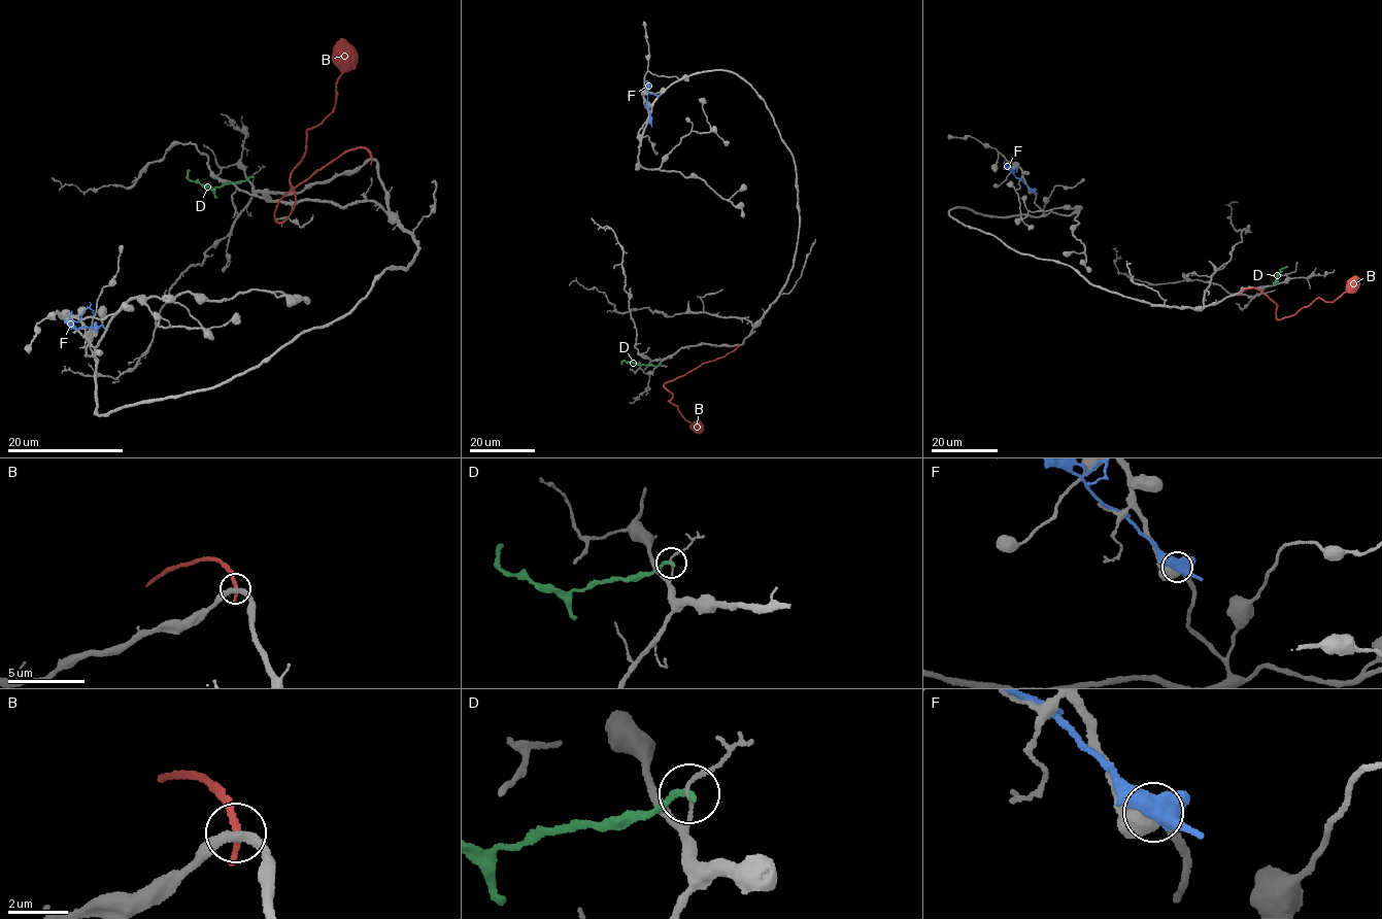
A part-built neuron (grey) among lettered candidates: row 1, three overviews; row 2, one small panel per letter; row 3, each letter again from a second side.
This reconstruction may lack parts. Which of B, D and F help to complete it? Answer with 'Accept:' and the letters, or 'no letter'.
Accept: no letter

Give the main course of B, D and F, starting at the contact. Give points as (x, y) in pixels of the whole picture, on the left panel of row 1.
B: (371, 159), (350, 148), (279, 200), (274, 218), (296, 202), (306, 132), (333, 109), (341, 37)
D: (253, 176), (213, 186), (191, 180), (188, 170)
F: (96, 328), (78, 330), (72, 322), (89, 307), (96, 316)

